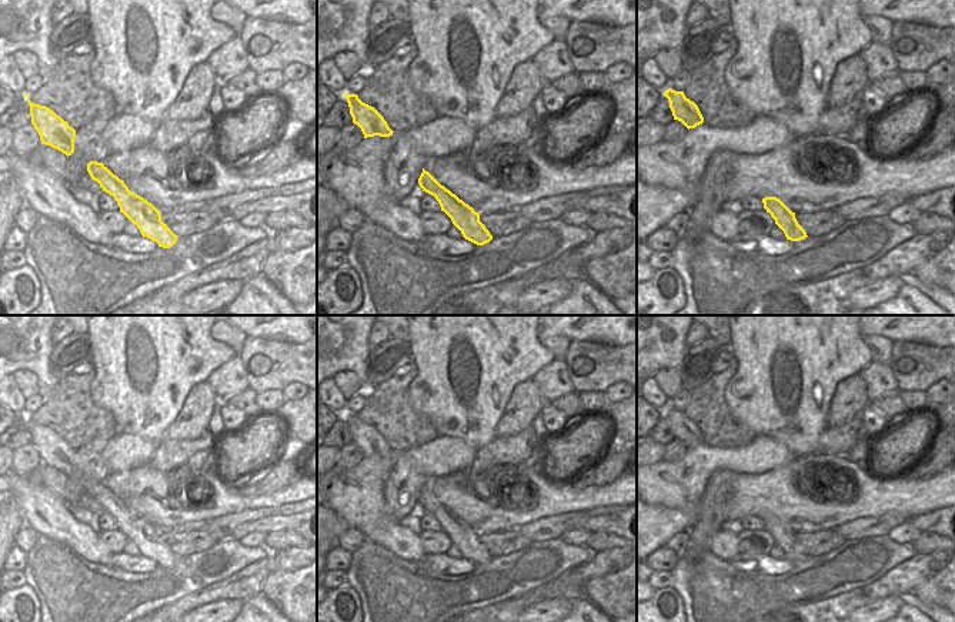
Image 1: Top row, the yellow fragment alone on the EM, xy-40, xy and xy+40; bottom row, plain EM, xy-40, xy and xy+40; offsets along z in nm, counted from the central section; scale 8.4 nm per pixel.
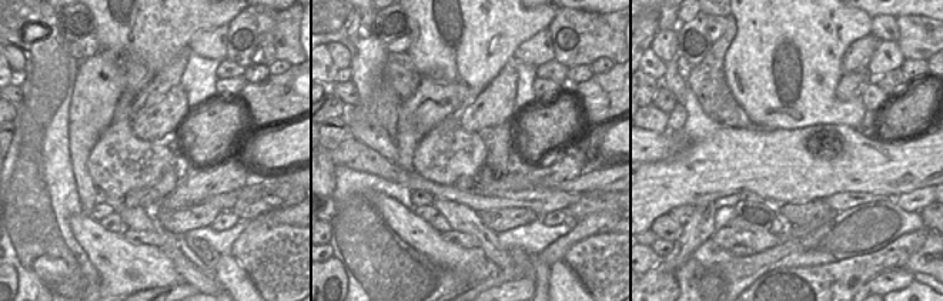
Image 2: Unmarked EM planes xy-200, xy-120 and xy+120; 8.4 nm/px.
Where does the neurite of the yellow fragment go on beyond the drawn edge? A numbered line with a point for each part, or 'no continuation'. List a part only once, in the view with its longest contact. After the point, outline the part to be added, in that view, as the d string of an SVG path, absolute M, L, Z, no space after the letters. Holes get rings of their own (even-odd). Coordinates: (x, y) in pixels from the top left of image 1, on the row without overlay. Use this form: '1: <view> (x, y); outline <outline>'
no continuation

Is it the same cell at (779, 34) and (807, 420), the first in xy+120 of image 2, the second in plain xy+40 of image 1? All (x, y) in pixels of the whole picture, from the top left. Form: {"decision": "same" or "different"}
{"decision": "same"}

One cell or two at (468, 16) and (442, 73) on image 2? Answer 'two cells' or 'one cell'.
one cell

